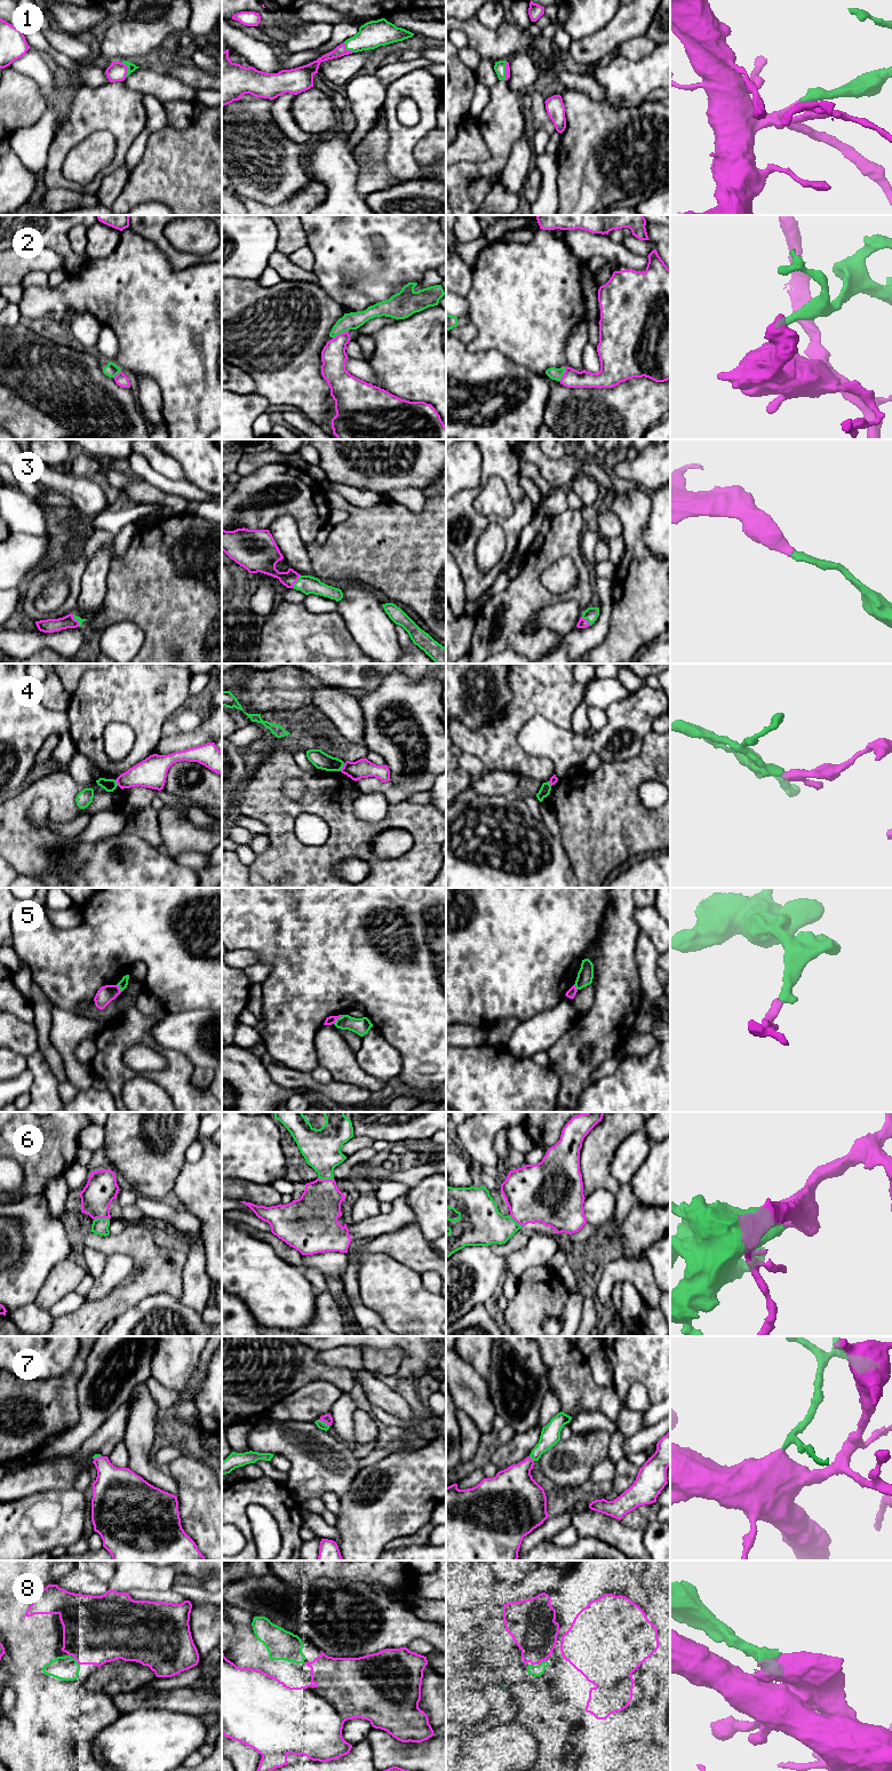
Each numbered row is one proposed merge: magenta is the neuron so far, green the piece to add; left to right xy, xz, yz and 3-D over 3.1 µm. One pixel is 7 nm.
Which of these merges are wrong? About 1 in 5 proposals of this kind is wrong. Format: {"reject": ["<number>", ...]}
{"reject": ["2", "4", "5"]}

